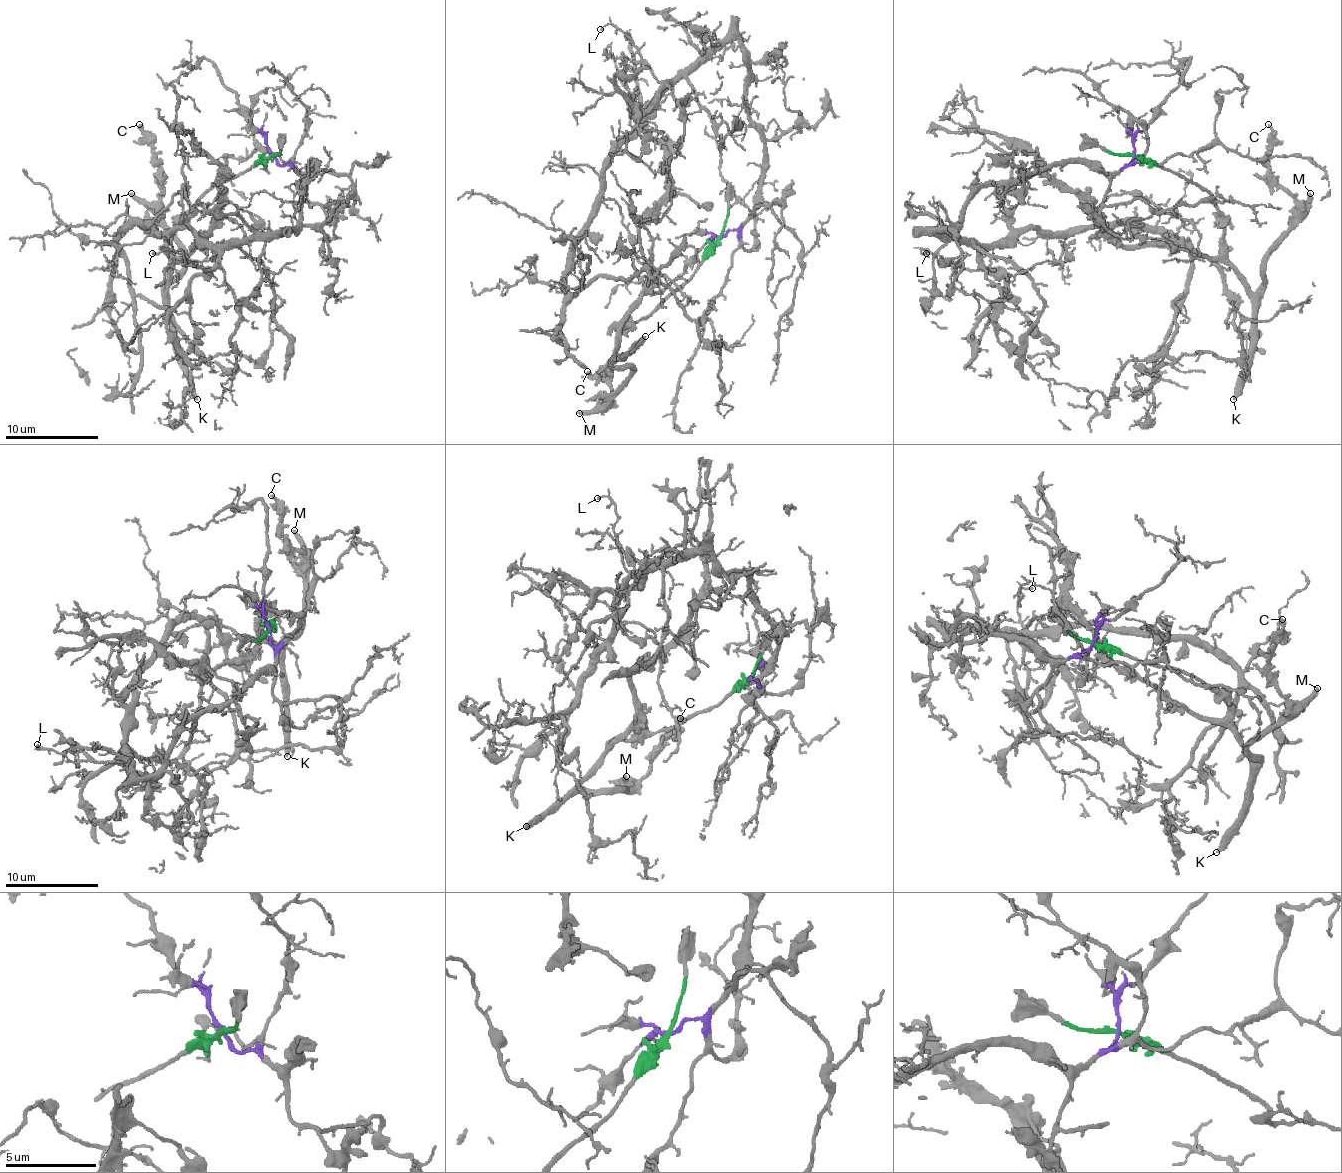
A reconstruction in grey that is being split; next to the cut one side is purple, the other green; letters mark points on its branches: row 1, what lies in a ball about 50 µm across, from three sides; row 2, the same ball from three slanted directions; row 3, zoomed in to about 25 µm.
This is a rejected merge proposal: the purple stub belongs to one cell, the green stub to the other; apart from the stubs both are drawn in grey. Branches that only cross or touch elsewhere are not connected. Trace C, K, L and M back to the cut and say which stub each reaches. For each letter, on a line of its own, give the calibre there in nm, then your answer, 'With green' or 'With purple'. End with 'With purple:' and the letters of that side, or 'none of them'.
C: Thickness 220 nm. With green
K: Thickness 340 nm. With green
L: Thickness 120 nm. With purple
M: Thickness 340 nm. With green
With purple: L

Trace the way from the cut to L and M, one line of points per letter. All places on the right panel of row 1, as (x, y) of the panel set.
L: (1133, 154), (1115, 172), (1047, 163), (983, 186), (936, 230), (969, 242), (978, 267), (927, 254)
M: (1133, 156), (1196, 182), (1214, 200), (1228, 265), (1254, 293), (1265, 251), (1307, 210), (1309, 193)

